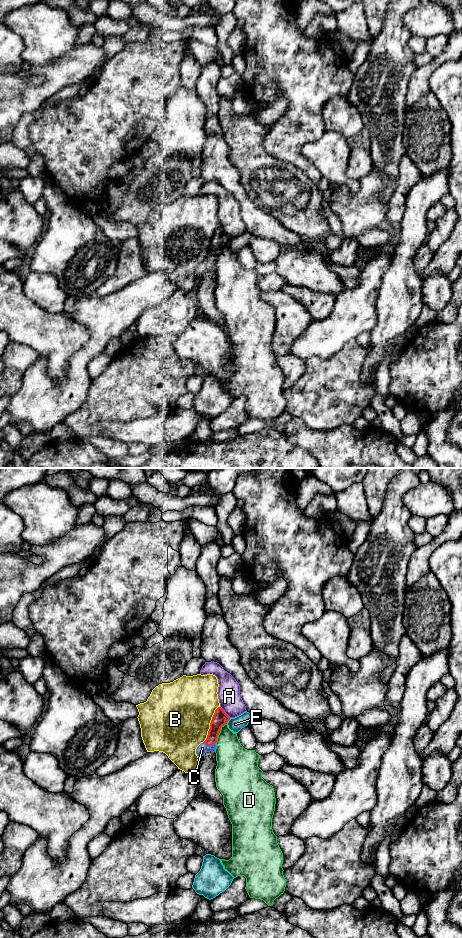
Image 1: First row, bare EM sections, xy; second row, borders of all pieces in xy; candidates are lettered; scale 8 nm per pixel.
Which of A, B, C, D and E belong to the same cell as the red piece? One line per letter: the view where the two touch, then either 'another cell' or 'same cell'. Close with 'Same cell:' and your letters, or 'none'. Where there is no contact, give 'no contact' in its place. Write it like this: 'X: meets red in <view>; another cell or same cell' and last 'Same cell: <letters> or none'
A: meets red in xy; another cell
B: meets red in xy; another cell
C: meets red in xy; same cell
D: meets red in xy; another cell
E: meets red in xy; another cell
Same cell: C

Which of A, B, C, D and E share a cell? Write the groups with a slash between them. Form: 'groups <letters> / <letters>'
groups A / B / C / D / E

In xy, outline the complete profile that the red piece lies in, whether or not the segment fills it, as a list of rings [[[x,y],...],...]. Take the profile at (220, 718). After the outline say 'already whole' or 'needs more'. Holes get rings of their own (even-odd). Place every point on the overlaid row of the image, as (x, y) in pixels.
[[[218,707],[215,710],[215,713],[210,723],[210,729],[208,731],[207,738],[196,749],[196,754],[198,758],[202,757],[206,752],[215,752],[216,742],[221,727],[227,724],[229,720],[230,717],[224,712],[221,707]]]; needs more

